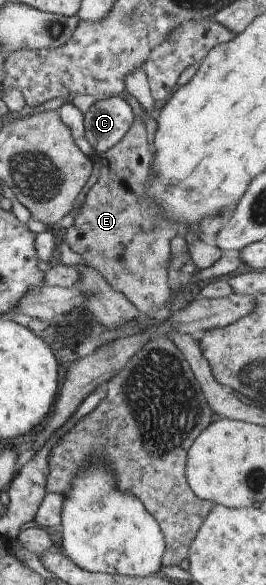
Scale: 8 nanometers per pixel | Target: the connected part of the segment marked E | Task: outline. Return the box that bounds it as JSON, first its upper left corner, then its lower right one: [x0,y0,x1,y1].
[63,121,181,324]

